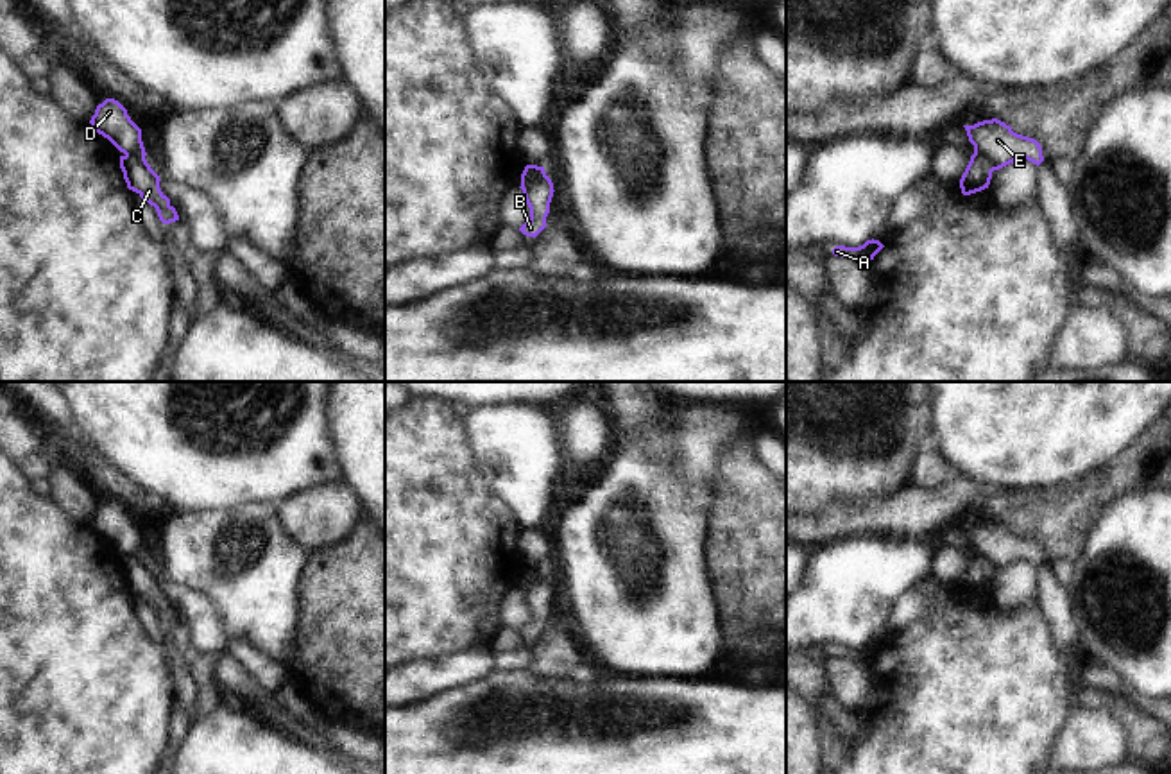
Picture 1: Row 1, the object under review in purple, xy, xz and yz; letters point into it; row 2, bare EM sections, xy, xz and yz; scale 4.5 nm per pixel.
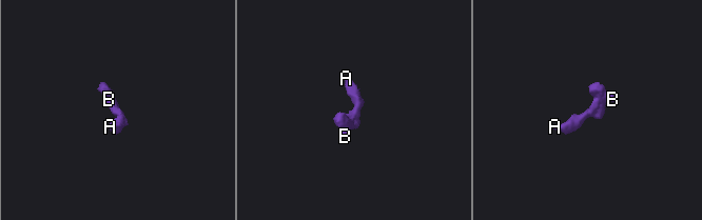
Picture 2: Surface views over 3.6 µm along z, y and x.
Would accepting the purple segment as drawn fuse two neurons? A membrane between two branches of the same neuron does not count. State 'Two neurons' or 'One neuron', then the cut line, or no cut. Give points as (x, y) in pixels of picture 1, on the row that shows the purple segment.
Two neurons. Split along xz (545, 172), (521, 181)

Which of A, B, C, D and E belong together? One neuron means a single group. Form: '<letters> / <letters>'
A C / B D E

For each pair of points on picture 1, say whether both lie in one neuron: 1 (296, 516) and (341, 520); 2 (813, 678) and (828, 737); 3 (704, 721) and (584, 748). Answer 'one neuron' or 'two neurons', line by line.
1: one neuron
2: one neuron
3: one neuron

